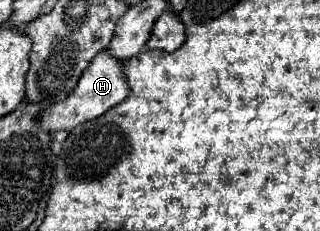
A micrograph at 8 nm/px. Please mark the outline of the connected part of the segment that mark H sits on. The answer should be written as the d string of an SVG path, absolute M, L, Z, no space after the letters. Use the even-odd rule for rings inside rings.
M103 50L97 54L97 58L93 58L93 62L85 70L85 74L79 78L77 86L71 90L71 94L65 100L61 100L59 104L45 106L41 110L41 114L37 114L37 122L43 130L49 130L49 132L73 130L75 126L79 126L83 122L99 118L109 108L123 102L127 98L127 94L129 94L129 86L125 82L125 74L123 74L123 62L115 60L113 56L109 56L109 52Z

